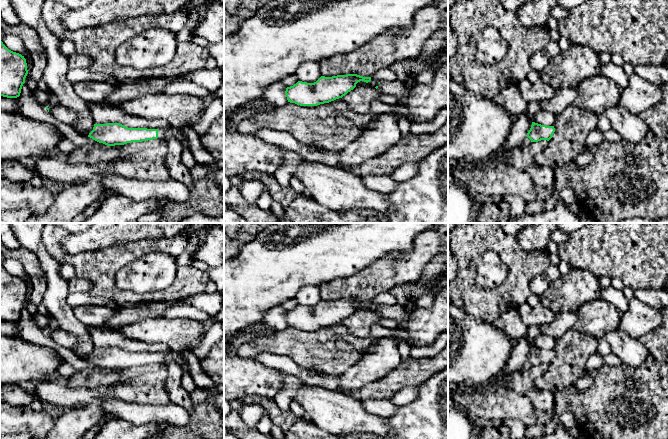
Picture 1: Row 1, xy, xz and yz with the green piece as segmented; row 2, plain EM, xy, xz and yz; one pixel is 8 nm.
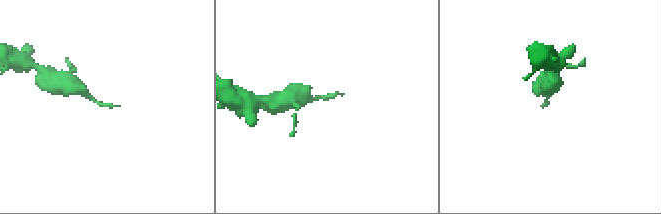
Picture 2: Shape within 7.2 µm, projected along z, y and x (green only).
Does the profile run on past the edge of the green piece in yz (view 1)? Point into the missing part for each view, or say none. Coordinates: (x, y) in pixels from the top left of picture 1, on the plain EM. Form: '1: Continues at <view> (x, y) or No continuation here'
1: No continuation here

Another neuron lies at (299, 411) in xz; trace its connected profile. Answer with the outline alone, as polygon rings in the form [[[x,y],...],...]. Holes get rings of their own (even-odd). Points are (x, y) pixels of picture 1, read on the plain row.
[[[292,400],[290,404],[290,411],[299,418],[306,418],[306,411],[297,401]]]

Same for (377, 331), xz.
[[[336,323],[329,326],[335,333],[340,335],[346,342],[348,342],[355,350],[363,352],[368,348],[374,339],[379,339],[382,337],[390,337],[392,335],[398,335],[401,338],[408,338],[408,334],[404,330],[399,330],[396,327],[393,329],[388,329],[376,324],[371,327],[370,335],[367,338],[359,338],[351,335],[346,327],[341,323]]]

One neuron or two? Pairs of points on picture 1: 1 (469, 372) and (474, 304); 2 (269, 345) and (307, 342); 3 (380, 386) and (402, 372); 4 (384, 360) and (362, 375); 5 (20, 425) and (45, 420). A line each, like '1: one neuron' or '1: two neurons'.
1: two neurons
2: one neuron
3: one neuron
4: one neuron
5: one neuron

